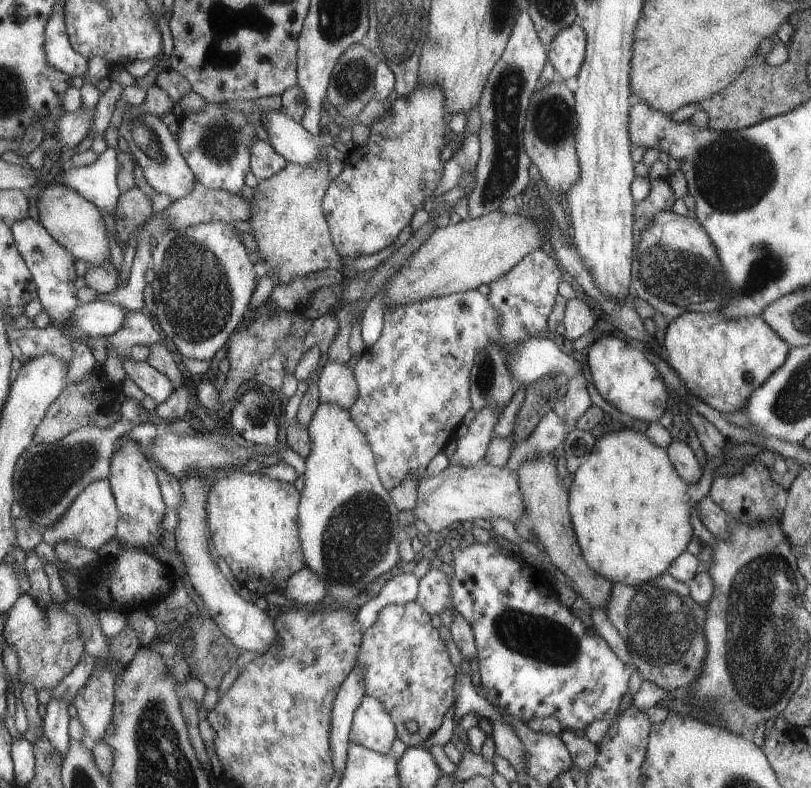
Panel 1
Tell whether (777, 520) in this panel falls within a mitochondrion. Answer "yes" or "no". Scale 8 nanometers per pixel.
no

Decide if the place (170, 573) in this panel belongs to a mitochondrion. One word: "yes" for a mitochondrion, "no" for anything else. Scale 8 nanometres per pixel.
no

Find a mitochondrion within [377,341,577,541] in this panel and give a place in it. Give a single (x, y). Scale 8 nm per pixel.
(484, 376)

